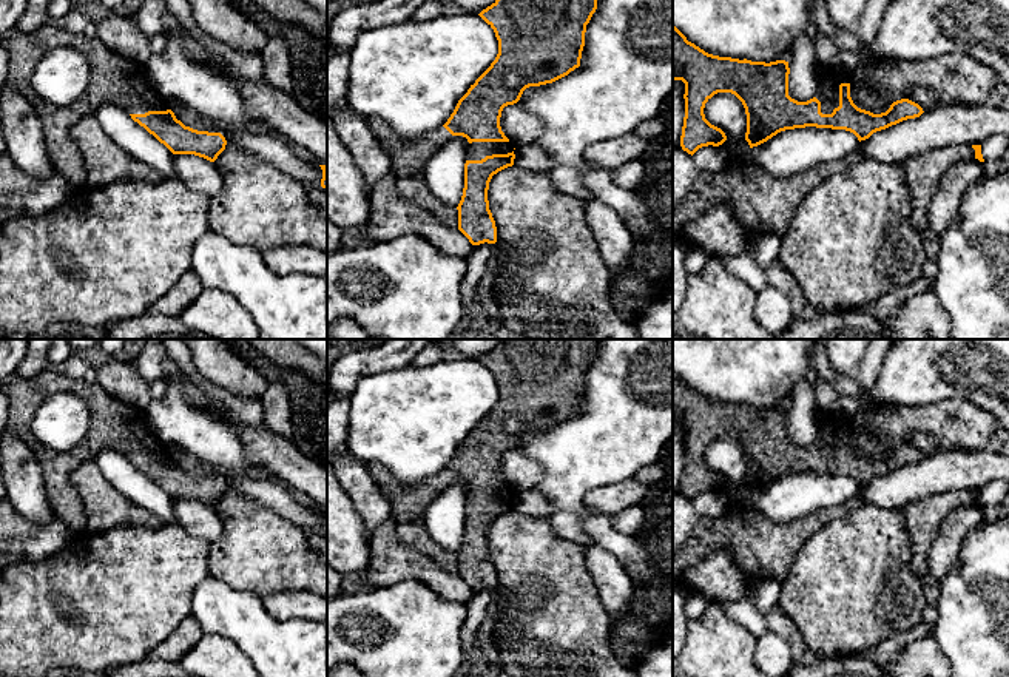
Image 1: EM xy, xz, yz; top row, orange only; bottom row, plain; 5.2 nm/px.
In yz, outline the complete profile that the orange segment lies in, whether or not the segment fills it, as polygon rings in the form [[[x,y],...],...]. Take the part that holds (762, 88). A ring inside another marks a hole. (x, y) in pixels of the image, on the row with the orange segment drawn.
[[[673,25],[673,80],[685,83],[682,150],[693,156],[702,147],[719,147],[727,140],[704,114],[705,103],[717,93],[731,93],[742,102],[750,148],[781,131],[805,126],[845,130],[861,142],[924,113],[909,99],[893,102],[881,114],[858,108],[850,97],[852,74],[830,65],[818,65],[815,97],[798,102],[788,96],[788,74],[785,60],[765,63],[708,54]]]

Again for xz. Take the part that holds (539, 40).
[[[495,0],[478,15],[494,29],[498,54],[458,100],[443,126],[427,136],[404,142],[380,117],[367,117],[367,126],[392,160],[397,179],[423,173],[430,157],[454,136],[467,139],[464,188],[457,210],[458,230],[472,245],[497,242],[497,227],[488,200],[489,182],[494,174],[514,165],[517,147],[501,131],[503,108],[517,103],[526,88],[552,83],[580,66],[586,25],[596,9],[597,0]]]

